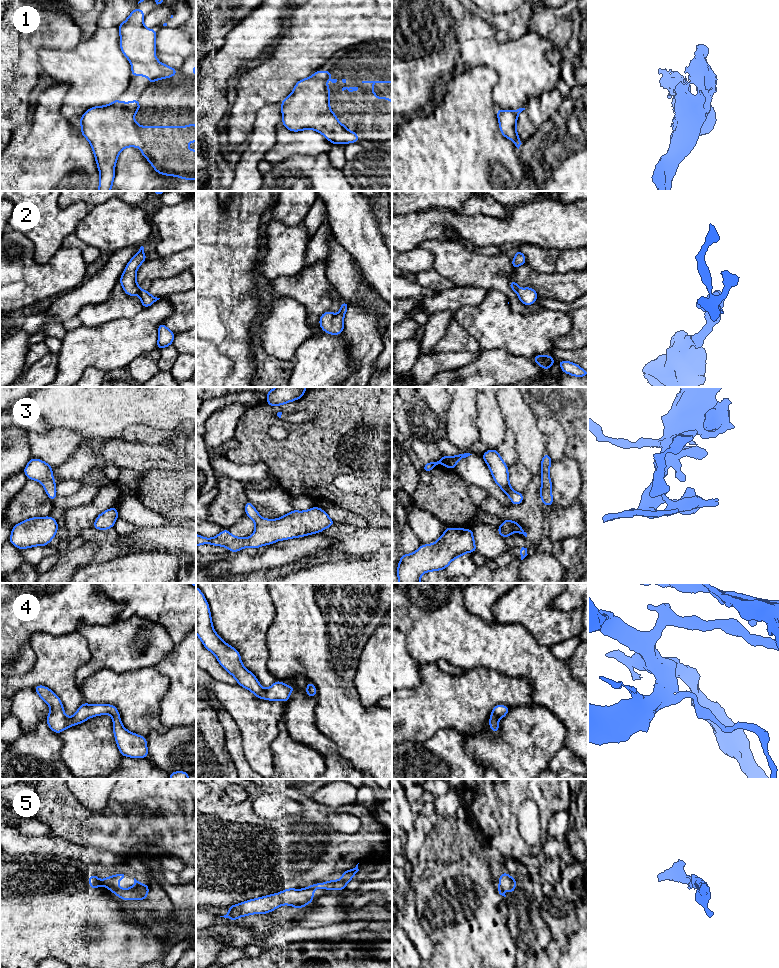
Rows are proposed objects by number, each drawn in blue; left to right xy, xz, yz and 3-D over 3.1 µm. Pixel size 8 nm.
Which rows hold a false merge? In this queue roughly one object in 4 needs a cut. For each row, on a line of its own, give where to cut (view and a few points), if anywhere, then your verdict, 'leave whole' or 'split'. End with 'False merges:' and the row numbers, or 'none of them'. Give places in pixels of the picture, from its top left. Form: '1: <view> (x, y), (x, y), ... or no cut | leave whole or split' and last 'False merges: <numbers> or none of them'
1: no cut | leave whole
2: no cut | leave whole
3: no cut | leave whole
4: no cut | leave whole
5: no cut | leave whole
False merges: none of them

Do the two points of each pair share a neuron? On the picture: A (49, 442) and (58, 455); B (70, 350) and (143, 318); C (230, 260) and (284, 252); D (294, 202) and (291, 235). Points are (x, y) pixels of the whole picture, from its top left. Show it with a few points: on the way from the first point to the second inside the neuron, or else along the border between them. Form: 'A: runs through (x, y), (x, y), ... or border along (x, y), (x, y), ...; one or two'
A: runs through (51, 445), (55, 452); one
B: runs through (88, 347), (108, 347), (119, 342), (125, 336); one
C: border along (264, 239), (262, 253), (258, 261), (258, 274); two
D: border along (272, 221), (282, 221), (288, 225), (302, 222); two

